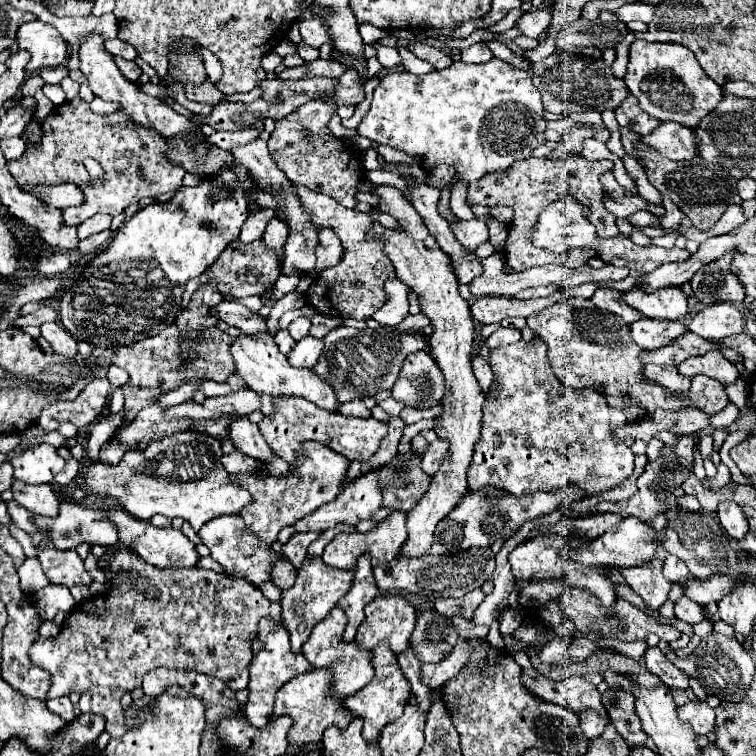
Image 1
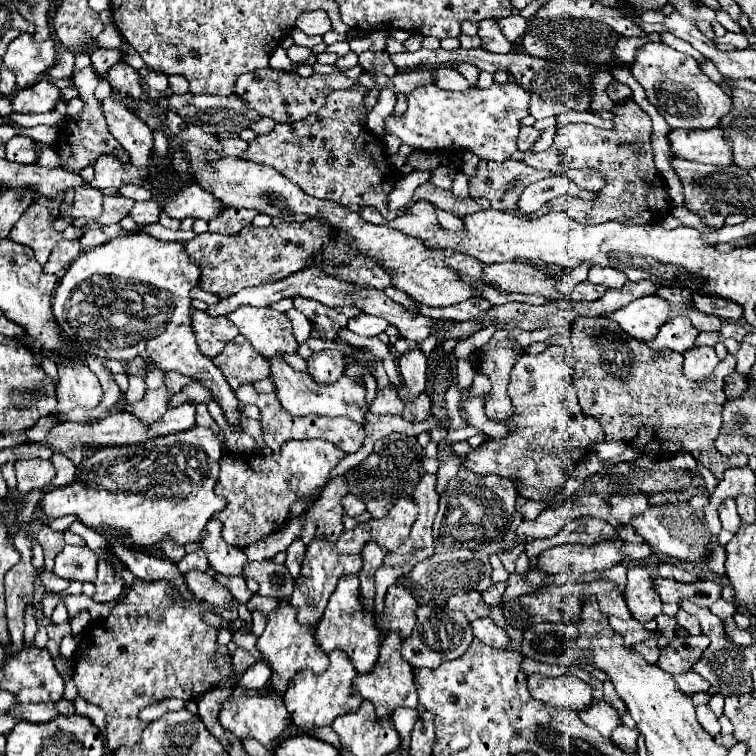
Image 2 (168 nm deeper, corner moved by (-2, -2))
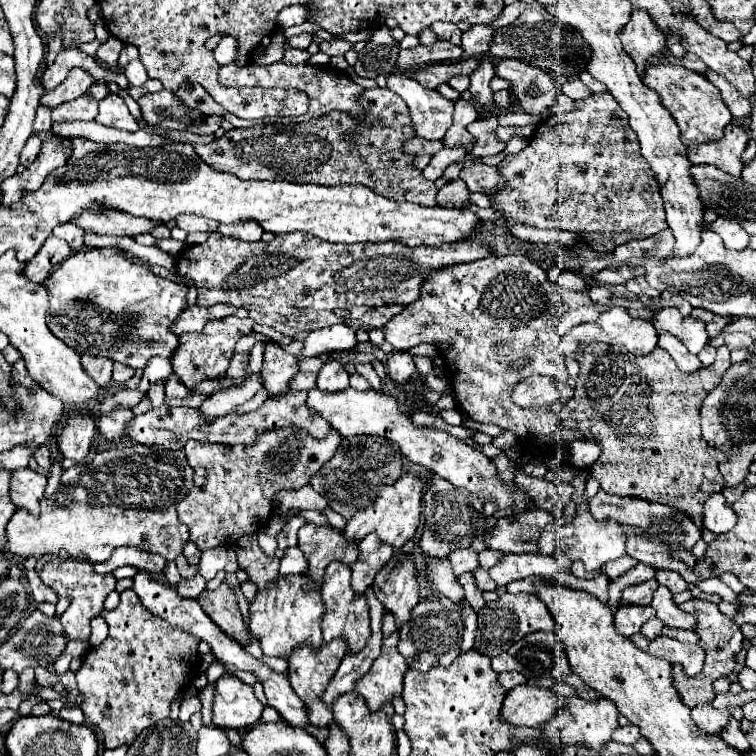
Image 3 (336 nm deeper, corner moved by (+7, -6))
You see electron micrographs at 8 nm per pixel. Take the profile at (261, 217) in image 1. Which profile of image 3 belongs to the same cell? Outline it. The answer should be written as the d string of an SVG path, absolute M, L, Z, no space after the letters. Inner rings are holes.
M182 215L176 219L178 227L184 229L186 233L194 233L194 231L216 231L218 229L218 223L216 221L206 221L204 217L194 217L194 215Z

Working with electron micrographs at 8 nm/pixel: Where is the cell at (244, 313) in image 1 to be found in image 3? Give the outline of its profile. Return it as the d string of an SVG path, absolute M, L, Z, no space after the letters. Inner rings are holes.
M264 343L264 361L262 361L262 381L270 395L282 395L288 391L288 381L298 373L296 357L288 355L278 343Z

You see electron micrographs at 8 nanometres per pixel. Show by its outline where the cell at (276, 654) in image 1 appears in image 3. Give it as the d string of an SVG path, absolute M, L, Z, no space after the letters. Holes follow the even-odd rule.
M304 575L278 577L274 587L260 591L250 603L250 633L260 641L264 655L288 659L296 647L310 645L314 651L322 647L322 613L324 605L320 599L320 589L314 589Z

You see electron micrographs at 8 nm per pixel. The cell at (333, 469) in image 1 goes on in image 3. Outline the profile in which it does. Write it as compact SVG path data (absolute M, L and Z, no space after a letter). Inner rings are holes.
M294 429L270 431L258 437L256 445L218 445L188 441L184 453L194 467L194 487L184 501L178 503L178 517L190 529L190 539L198 549L212 549L218 545L236 547L246 535L256 533L262 523L274 513L274 497L282 489L302 489L320 471L320 467L334 457L340 435L334 431L324 441L310 439L310 435Z

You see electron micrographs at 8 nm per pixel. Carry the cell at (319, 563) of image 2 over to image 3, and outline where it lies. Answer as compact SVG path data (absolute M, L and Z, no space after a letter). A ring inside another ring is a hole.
M306 523L304 527L300 527L298 547L308 561L308 569L304 575L316 585L322 585L324 571L332 561L354 565L358 557L356 545L344 545L342 531L332 527L318 527L314 523Z

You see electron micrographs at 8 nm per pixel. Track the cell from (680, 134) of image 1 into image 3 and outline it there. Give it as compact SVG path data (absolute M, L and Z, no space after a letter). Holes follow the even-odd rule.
M726 125L722 139L708 141L708 143L692 147L692 165L706 163L706 165L714 165L714 167L718 167L718 169L722 169L726 173L740 175L740 171L742 171L742 159L740 159L740 155L744 153L746 143L748 143L748 135L746 135L746 131L742 127L738 127L738 125Z

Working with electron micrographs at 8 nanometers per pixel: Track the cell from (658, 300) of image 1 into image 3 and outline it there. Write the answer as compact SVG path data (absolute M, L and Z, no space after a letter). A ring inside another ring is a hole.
M612 307L610 311L604 311L596 321L582 323L582 325L574 327L572 331L568 331L562 337L560 353L566 355L566 357L568 355L574 357L580 343L594 343L594 341L602 341L602 343L608 343L608 345L622 345L622 347L626 347L634 355L648 355L658 345L658 331L654 329L652 323L648 323L644 319L630 317L630 313L624 307Z

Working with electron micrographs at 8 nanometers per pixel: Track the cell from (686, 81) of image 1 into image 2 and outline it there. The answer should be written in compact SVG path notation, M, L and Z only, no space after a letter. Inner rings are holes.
M665 43L643 45L631 65L631 73L671 129L713 129L719 127L721 117L731 111L731 97L701 71L699 63L691 55L679 53Z

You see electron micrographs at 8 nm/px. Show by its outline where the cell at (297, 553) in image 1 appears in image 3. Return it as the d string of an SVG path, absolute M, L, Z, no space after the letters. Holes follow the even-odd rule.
M288 547L284 551L284 559L280 561L280 575L294 575L306 571L306 557L298 547Z

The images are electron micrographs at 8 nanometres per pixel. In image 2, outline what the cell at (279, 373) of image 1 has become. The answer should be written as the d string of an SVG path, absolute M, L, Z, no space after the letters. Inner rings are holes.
M275 355L269 359L271 363L271 379L277 387L277 397L281 405L291 413L291 415L325 415L325 417L347 417L355 423L365 423L365 415L369 413L369 405L365 399L365 385L357 383L349 377L339 379L333 385L317 385L309 373L299 373L291 369L281 355Z

